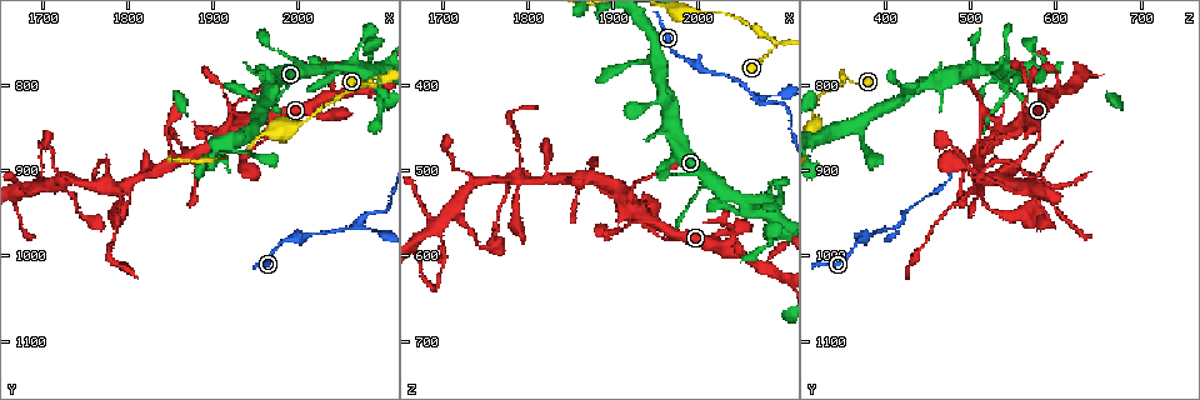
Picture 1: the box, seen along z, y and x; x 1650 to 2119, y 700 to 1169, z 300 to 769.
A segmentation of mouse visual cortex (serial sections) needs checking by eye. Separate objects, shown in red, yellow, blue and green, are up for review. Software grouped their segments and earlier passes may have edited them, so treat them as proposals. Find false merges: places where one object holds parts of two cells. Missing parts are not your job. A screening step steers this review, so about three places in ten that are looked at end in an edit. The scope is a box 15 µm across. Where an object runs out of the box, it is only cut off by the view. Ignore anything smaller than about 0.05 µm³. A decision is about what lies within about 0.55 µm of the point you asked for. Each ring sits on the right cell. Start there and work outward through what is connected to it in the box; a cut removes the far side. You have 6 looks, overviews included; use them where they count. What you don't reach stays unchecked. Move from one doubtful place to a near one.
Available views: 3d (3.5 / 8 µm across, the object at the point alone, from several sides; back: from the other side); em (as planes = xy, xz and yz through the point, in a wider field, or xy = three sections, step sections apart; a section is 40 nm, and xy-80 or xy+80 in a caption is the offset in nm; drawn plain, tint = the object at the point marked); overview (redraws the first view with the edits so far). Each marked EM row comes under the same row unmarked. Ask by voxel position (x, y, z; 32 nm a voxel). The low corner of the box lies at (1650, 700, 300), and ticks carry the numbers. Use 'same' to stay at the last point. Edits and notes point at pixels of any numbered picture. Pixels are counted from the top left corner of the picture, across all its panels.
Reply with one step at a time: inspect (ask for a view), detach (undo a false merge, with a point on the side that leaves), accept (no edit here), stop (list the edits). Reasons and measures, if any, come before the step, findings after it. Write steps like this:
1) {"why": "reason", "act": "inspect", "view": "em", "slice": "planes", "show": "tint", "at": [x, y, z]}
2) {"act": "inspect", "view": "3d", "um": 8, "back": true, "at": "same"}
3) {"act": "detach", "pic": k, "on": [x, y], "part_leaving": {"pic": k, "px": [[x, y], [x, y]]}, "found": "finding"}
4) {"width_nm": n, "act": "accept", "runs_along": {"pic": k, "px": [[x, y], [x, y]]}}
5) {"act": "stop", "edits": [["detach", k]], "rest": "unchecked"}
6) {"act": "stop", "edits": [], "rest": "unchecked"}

{"why": "sudden change in width", "act": "inspect", "view": "3d", "um": 3.5, "at": [1775, 895, 515]}

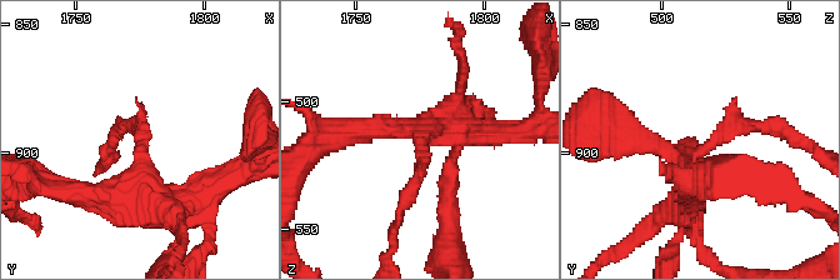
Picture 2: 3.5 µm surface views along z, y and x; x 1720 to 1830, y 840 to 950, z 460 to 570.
{"why": "need the tissue", "act": "inspect", "view": "em", "slice": "xy", "step": 1, "show": "tint", "at": [1775, 897, 519]}

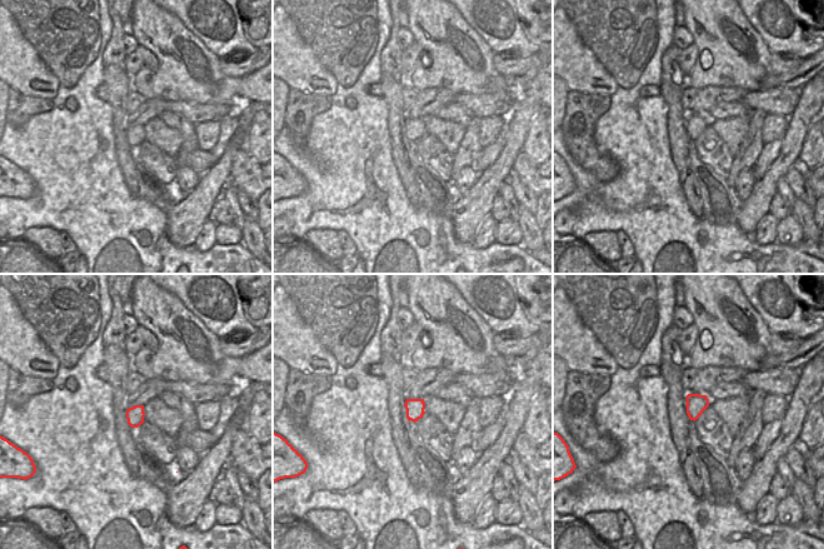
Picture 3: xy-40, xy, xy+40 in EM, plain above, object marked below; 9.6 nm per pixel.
{"act": "inspect", "view": "em", "slice": "planes", "show": "tint", "at": "same"}

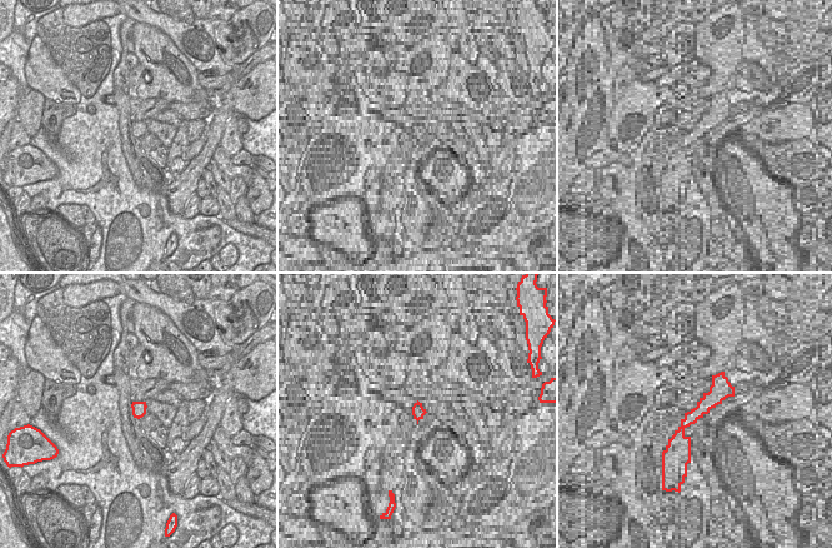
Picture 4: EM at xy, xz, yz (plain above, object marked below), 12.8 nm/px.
{"act": "accept", "runs_along": {"pic": 2, "px": [[689, 203], [720, 134], [775, 126]]}, "found": "all the same cell"}

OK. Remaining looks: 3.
{"why": "thick turns thin", "act": "inspect", "view": "3d", "um": 3.5, "at": [1920, 835, 525]}

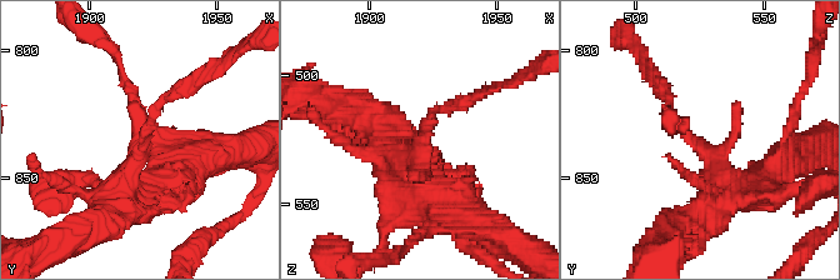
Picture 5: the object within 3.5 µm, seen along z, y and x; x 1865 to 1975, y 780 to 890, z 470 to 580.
{"why": "need the tissue", "act": "inspect", "view": "em", "slice": "planes", "show": "tint", "at": [1923, 836, 523]}

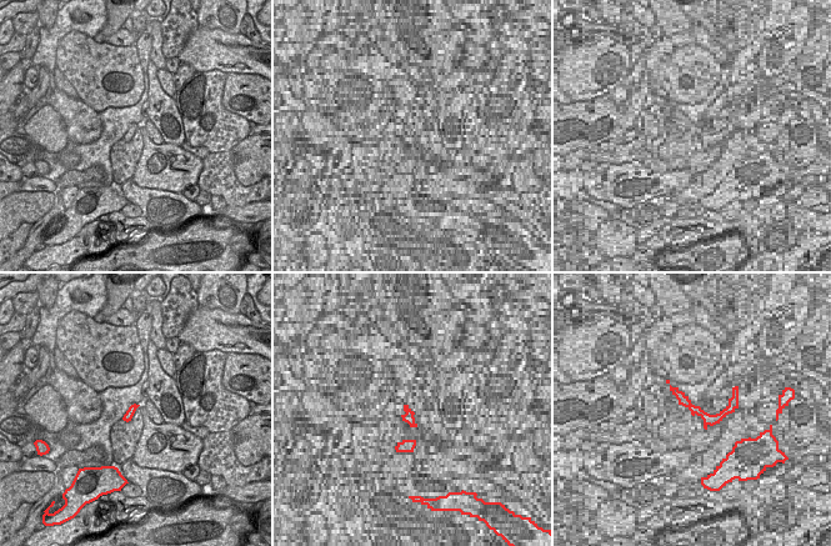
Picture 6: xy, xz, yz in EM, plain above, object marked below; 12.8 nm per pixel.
{"act": "accept", "runs_along": {"pic": 5, "px": [[740, 195], [724, 195], [663, 84]]}, "found": "all the same cell"}

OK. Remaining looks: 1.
{"act": "stop", "edits": [], "rest": "unchecked"}

